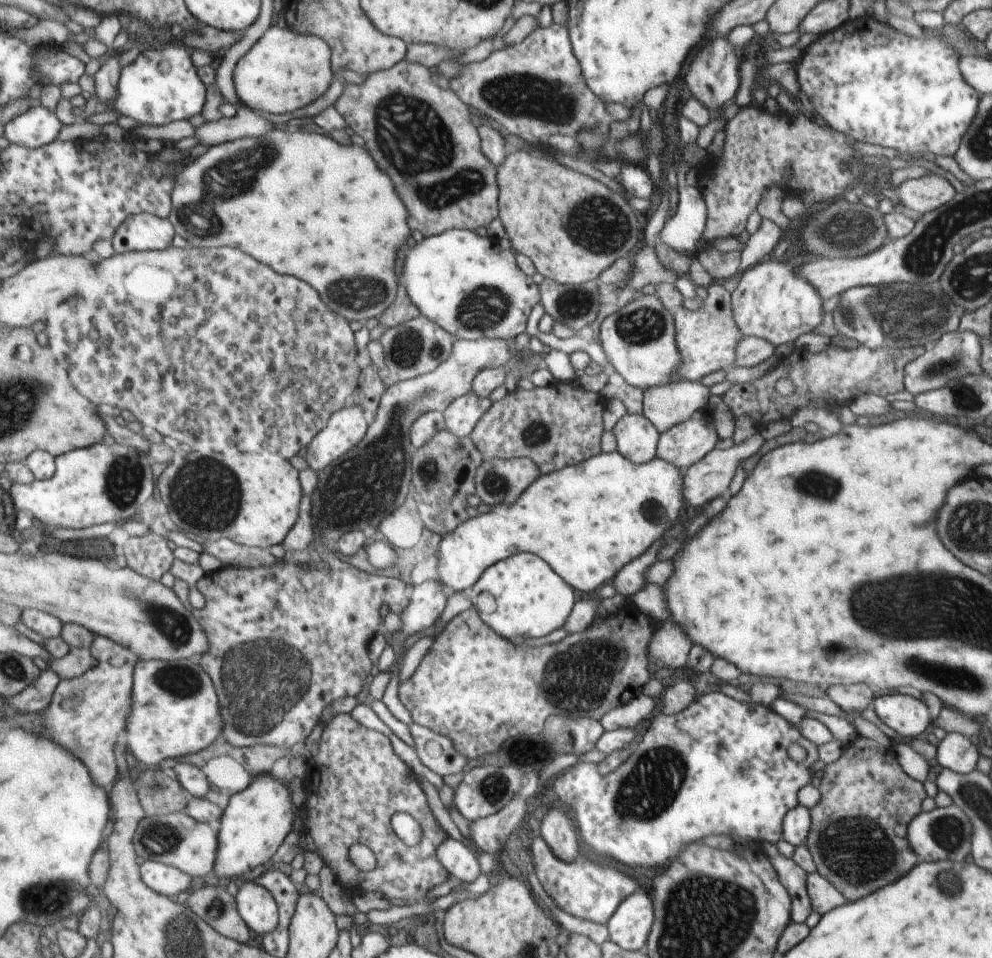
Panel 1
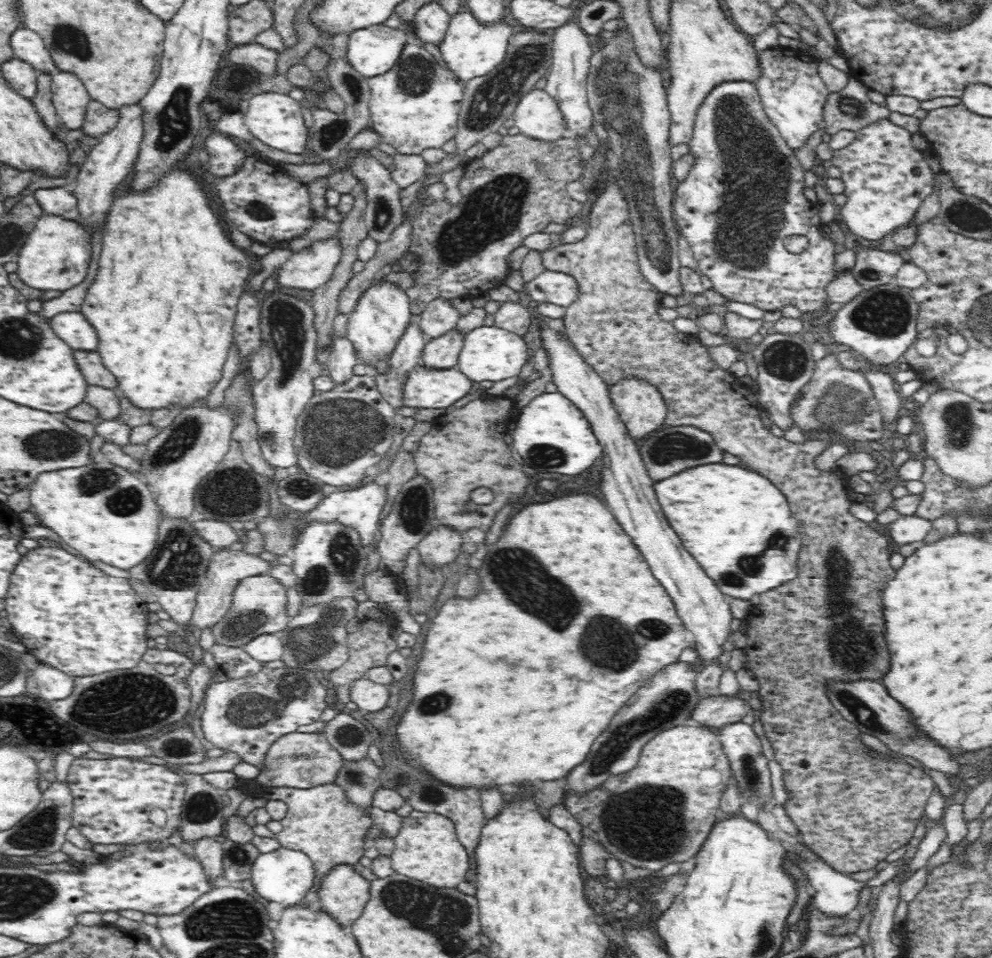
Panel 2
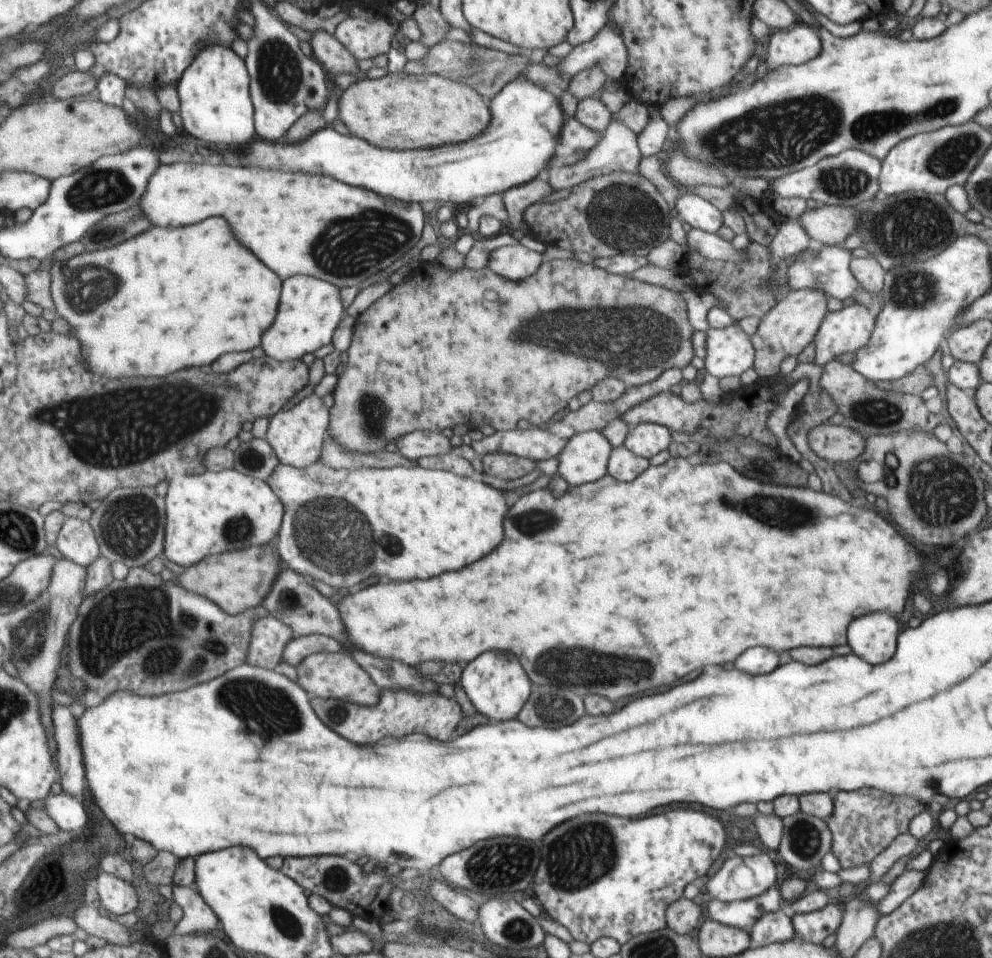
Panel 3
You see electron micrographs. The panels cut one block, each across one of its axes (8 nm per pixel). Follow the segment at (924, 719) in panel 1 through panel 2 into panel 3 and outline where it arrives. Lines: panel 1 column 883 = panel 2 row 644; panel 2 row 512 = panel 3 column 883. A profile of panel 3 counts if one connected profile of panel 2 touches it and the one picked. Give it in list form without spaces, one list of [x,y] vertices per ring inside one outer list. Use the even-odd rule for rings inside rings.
[[[866,614],[866,618],[858,618],[858,622],[850,626],[847,644],[852,653],[866,658],[866,662],[884,664],[896,652],[898,634],[900,628],[888,614]]]

